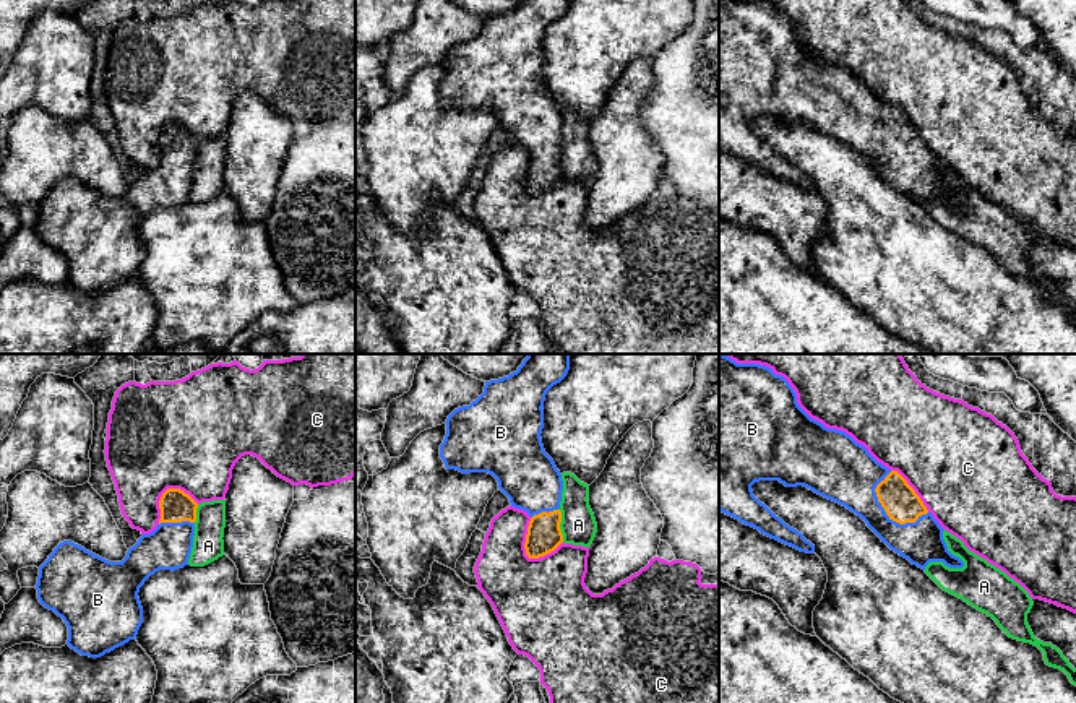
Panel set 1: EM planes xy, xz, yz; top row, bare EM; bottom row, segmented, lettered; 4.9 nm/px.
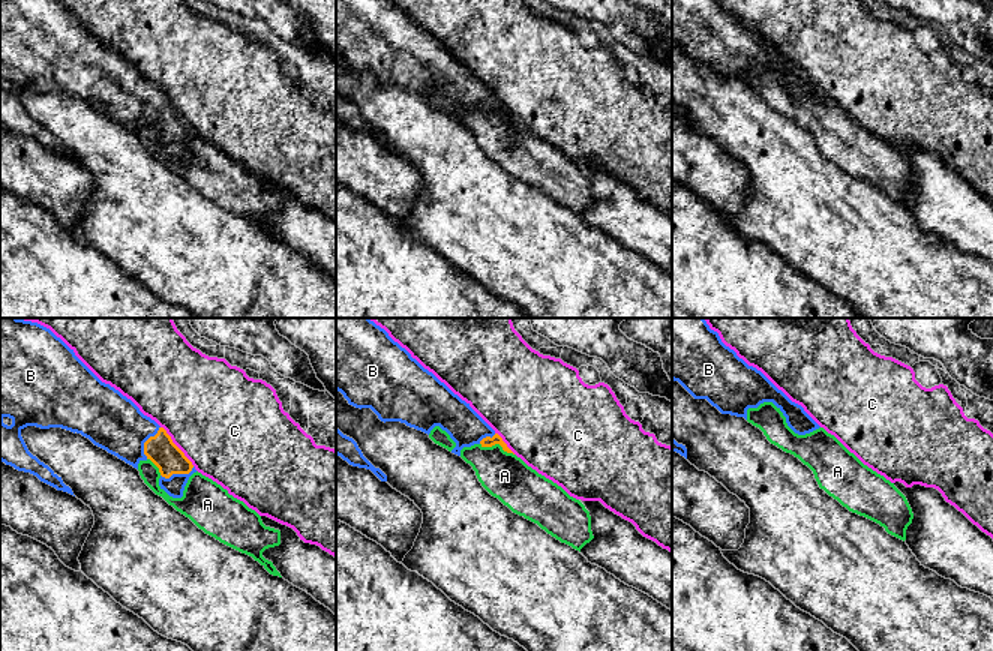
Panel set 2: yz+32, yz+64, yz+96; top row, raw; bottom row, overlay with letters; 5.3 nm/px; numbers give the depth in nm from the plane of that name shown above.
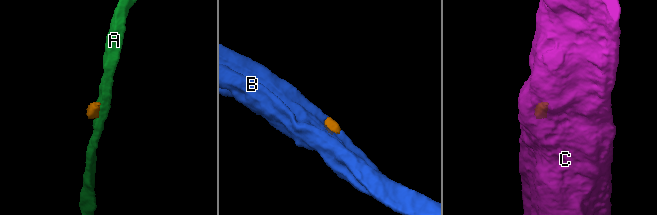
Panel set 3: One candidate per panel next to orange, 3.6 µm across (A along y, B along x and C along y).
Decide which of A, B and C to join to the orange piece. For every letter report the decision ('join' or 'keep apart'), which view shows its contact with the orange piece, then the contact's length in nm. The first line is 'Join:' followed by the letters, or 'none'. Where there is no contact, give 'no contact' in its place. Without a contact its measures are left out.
Join: B
A: keep apart; meets orange in xz; contact 170 nm long
B: join; meets orange in yz; contact 300 nm long
C: keep apart; meets orange in xz; contact 220 nm long

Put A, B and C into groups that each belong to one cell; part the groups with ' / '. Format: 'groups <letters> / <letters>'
groups A / B / C

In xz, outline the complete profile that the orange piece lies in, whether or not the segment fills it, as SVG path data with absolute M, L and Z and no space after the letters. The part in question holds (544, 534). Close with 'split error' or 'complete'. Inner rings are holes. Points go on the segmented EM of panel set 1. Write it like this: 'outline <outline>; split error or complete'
outline M527 354L516 372L485 382L484 393L469 406L454 409L446 419L446 435L440 445L440 458L446 469L463 474L489 472L511 507L529 516L526 555L539 559L553 552L562 542L562 490L563 481L553 459L542 445L544 401L547 391L560 383L570 370L571 354Z; split error

